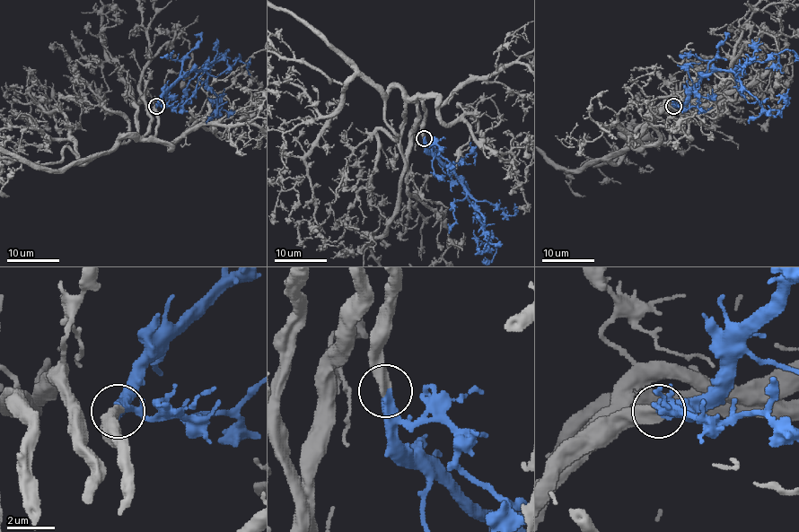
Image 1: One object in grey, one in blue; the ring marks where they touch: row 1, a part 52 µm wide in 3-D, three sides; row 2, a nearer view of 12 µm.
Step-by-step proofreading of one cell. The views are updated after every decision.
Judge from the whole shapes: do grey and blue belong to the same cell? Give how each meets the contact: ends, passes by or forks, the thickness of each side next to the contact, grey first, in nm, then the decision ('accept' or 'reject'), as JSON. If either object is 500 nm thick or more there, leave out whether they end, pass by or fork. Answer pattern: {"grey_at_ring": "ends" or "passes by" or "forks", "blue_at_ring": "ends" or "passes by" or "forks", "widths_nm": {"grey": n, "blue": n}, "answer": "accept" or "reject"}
{"widths_nm": {"grey": 500, "blue": 480}, "answer": "accept"}

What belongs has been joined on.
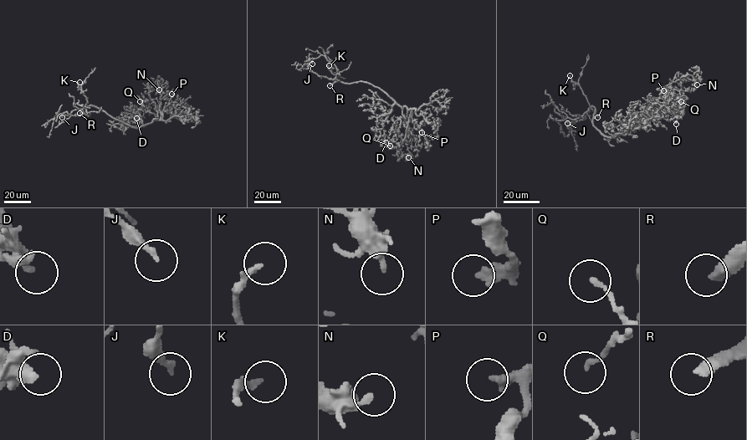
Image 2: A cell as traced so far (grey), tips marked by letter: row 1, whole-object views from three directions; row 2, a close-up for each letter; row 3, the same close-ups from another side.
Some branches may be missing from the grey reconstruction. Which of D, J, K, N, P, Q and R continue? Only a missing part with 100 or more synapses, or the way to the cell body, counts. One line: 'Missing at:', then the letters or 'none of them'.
Missing at: R

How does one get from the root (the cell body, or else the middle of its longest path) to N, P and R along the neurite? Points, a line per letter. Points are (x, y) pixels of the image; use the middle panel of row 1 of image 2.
N: (385, 93), (401, 108), (406, 108), (406, 136), (398, 146), (401, 155), (406, 154), (408, 157)
P: (385, 93), (401, 108), (406, 106), (411, 110), (411, 120), (422, 132)
R: (385, 93), (363, 81), (343, 83), (336, 80), (330, 85)

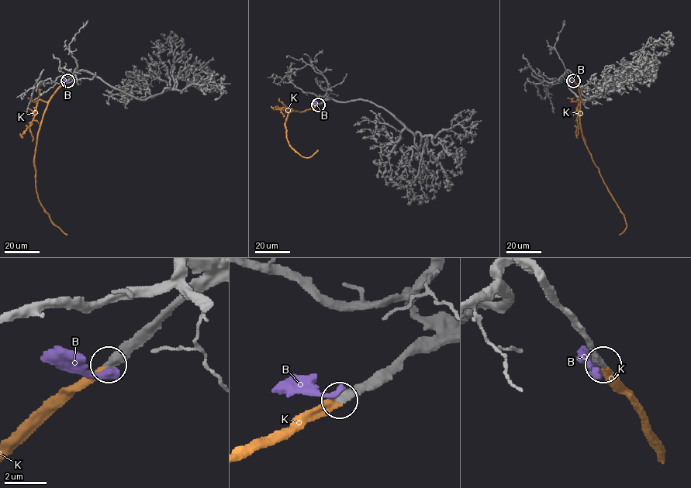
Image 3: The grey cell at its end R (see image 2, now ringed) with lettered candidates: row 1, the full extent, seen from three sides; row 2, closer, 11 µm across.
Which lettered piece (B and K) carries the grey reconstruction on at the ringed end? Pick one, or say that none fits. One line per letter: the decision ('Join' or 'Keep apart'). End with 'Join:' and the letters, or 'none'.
B: Keep apart
K: Join
Join: K

